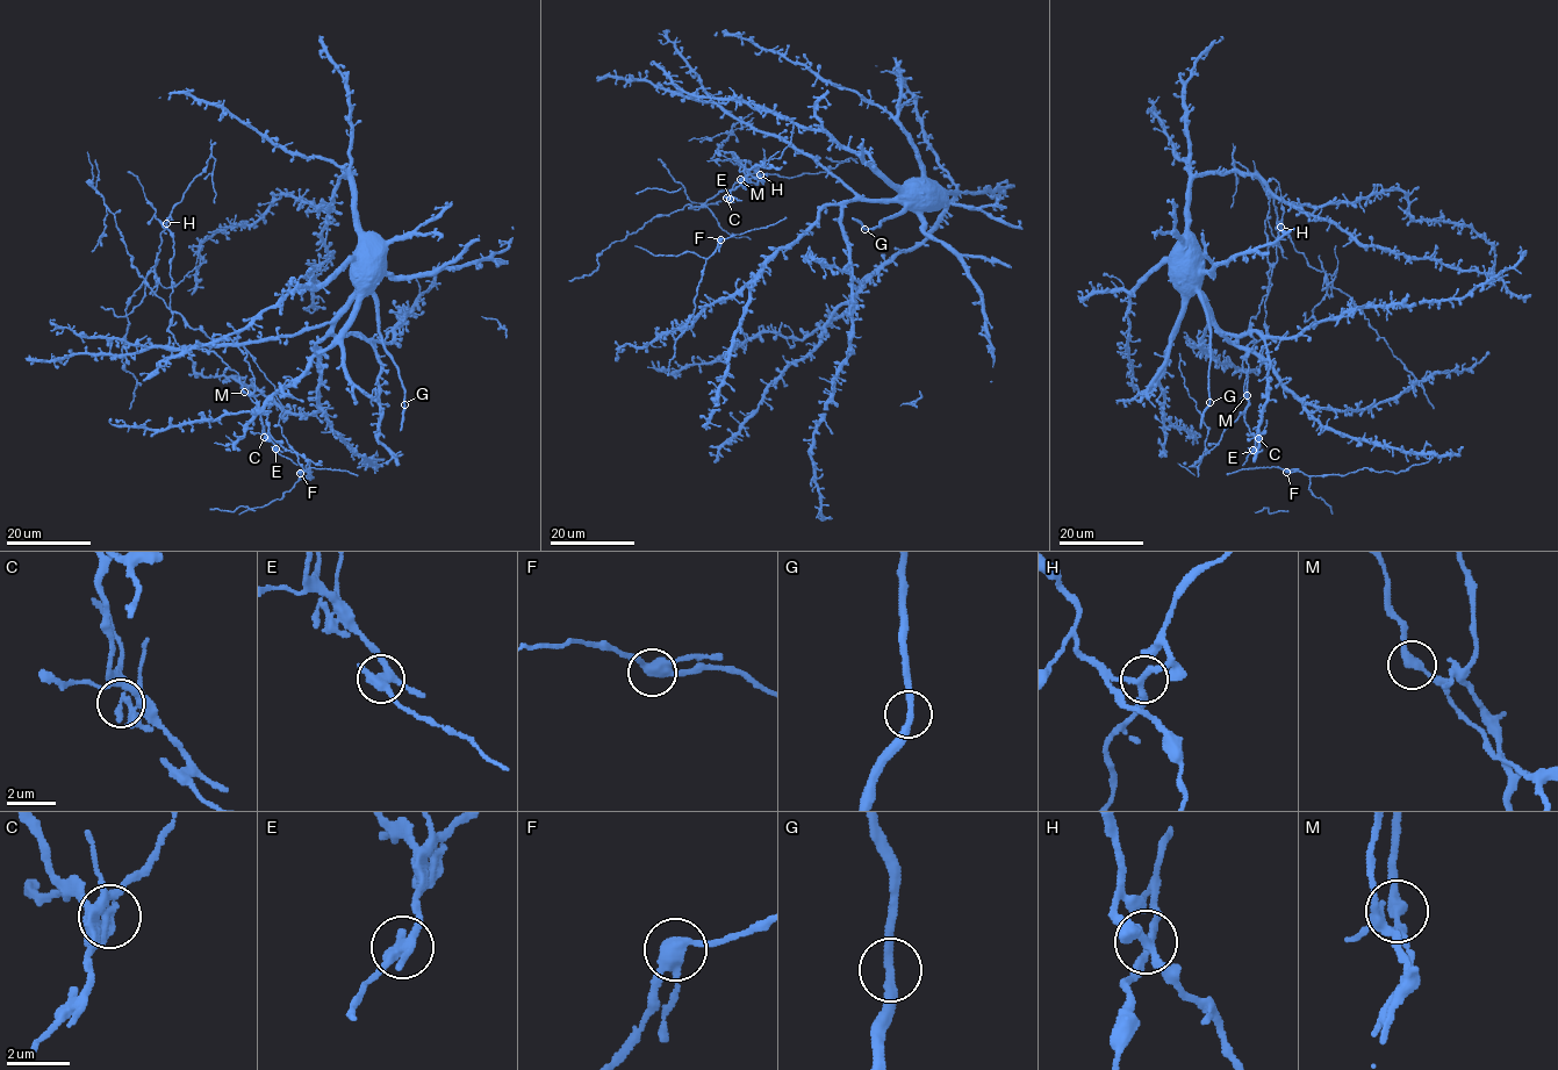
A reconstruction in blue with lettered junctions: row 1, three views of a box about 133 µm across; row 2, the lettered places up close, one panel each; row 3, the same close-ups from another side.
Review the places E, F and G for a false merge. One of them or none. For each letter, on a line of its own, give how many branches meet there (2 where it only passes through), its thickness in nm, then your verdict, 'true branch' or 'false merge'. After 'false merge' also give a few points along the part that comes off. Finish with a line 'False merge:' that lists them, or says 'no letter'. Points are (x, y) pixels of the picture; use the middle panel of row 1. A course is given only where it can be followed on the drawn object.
E: 3 branches meet; 320 nm thick; false merge; foreign part runs (729, 199), (745, 169), (715, 151), (711, 159), (760, 173), (657, 215), (568, 281)
F: 3 branches meet; 360 nm thick; true branch
G: 2 branches meet; 280 nm thick; true branch
False merge: E

